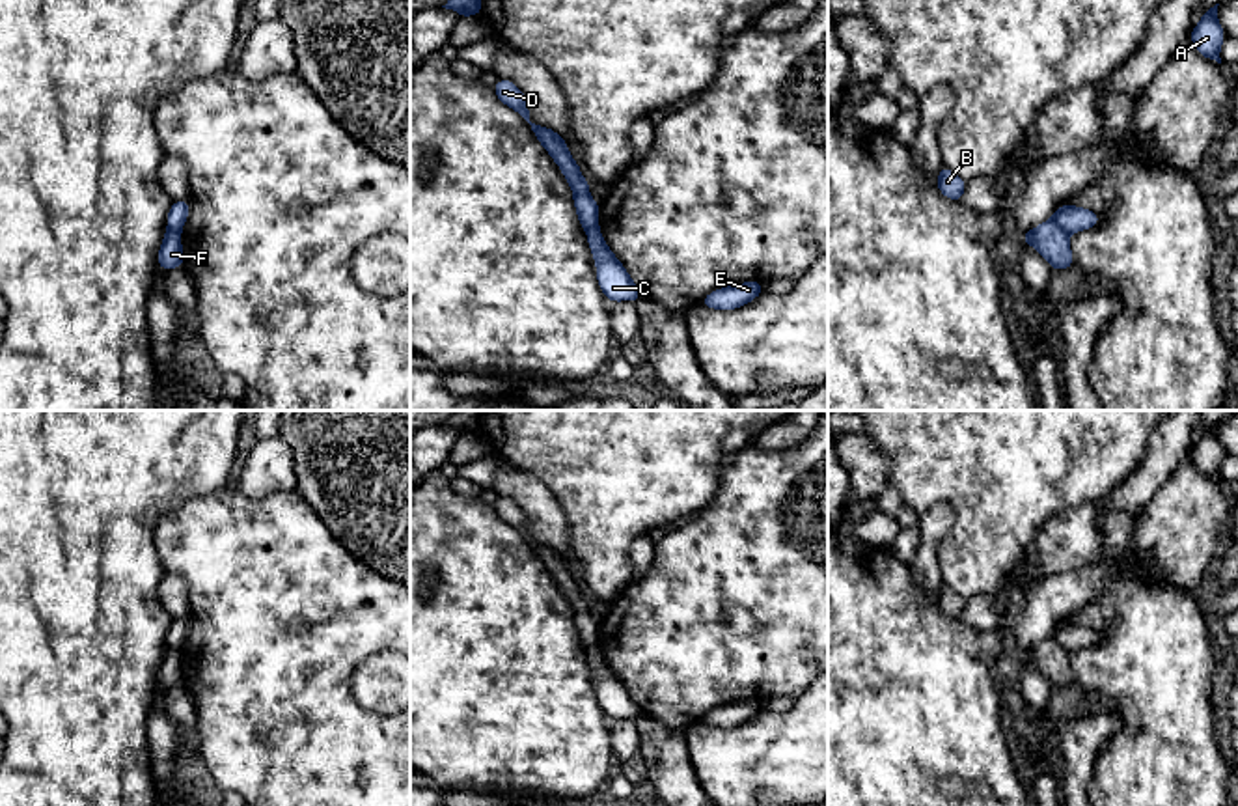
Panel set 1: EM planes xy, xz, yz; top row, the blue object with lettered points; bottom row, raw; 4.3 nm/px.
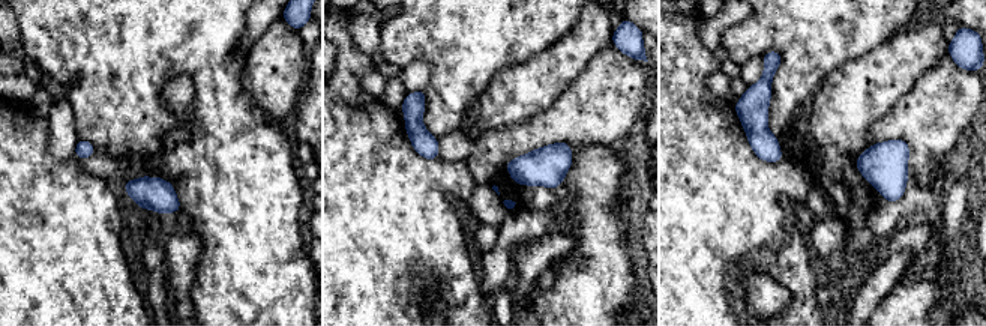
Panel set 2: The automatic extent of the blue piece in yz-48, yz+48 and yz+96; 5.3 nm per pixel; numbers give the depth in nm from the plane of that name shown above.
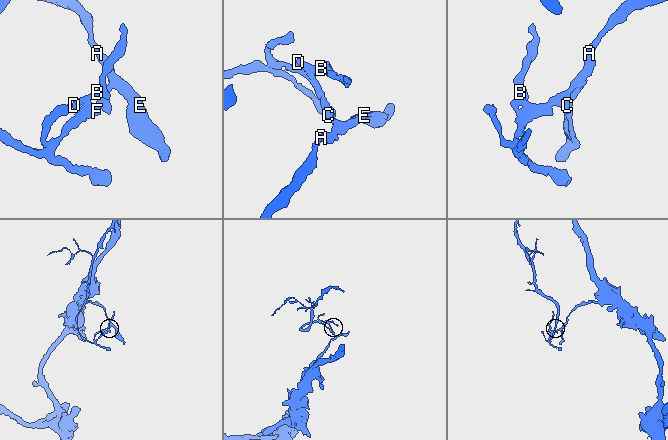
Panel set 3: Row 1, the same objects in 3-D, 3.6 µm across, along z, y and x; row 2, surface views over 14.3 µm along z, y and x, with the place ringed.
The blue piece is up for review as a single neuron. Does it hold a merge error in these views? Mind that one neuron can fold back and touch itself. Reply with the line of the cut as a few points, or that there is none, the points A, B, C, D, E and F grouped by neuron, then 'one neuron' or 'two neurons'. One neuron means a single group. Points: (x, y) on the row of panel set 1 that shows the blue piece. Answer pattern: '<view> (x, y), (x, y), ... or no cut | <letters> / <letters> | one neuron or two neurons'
yz (1052, 219), (1069, 234) | A C E / B D F | two neurons

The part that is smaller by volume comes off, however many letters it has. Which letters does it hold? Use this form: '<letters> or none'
B, D, F

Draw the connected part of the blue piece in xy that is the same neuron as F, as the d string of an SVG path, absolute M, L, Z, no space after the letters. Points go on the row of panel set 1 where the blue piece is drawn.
M166 229L157 261L158 261L158 267L162 267L164 271L172 271L185 263L179 231Z

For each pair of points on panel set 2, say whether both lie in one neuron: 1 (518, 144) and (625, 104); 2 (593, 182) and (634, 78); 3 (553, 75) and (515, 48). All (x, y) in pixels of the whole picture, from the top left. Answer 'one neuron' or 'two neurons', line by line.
1: one neuron
2: two neurons
3: two neurons

